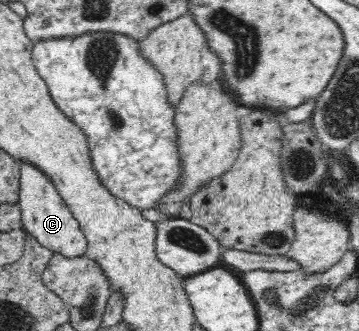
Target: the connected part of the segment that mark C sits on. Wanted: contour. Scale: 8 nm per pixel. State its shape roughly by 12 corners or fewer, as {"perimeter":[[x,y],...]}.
{"perimeter":[[20,161],[21,222],[44,249],[87,255],[87,239],[51,181]]}

